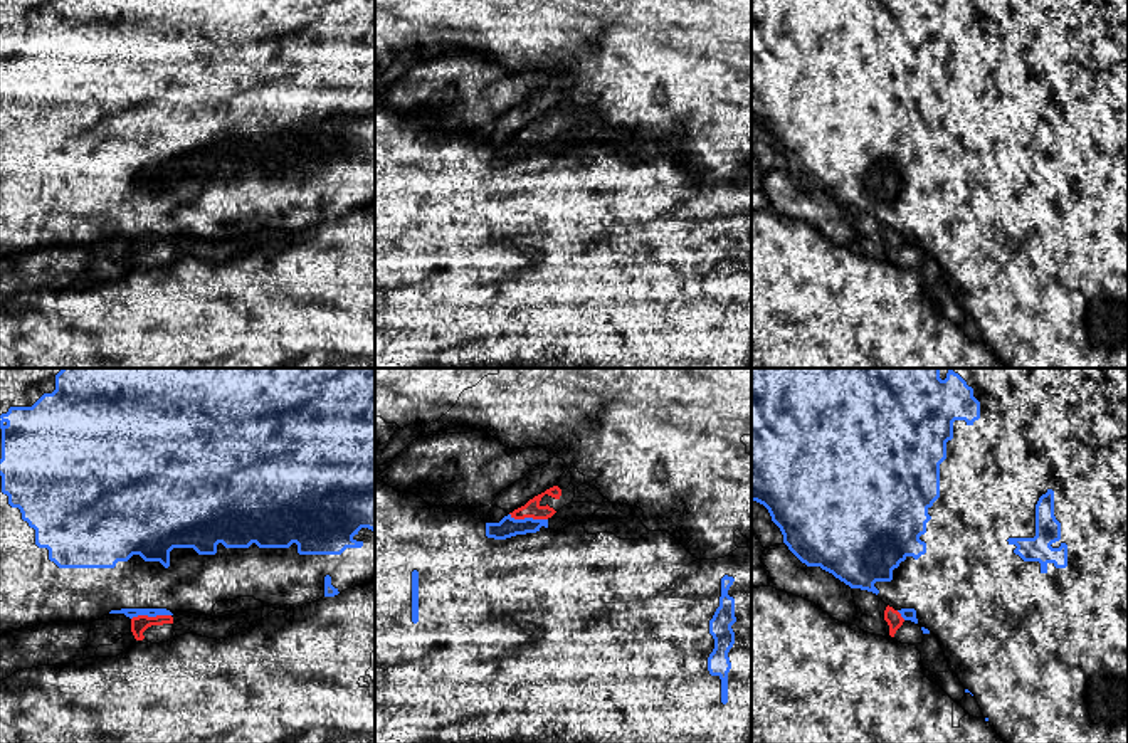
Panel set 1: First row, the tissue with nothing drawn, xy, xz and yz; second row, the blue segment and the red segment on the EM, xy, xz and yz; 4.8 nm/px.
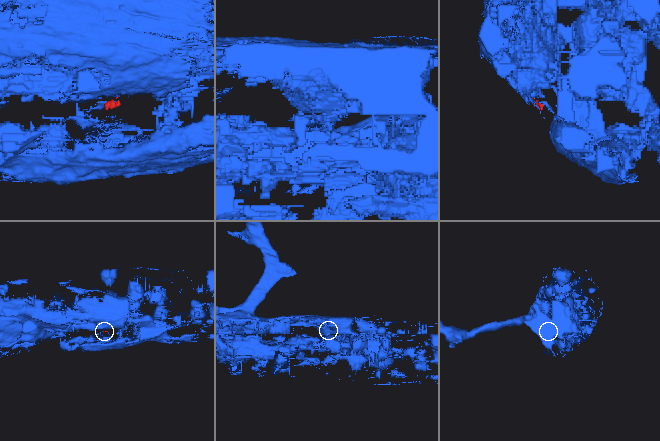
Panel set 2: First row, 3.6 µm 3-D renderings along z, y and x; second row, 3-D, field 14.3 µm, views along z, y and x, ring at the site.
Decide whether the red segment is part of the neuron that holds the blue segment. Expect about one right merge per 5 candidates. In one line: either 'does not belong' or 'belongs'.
does not belong

